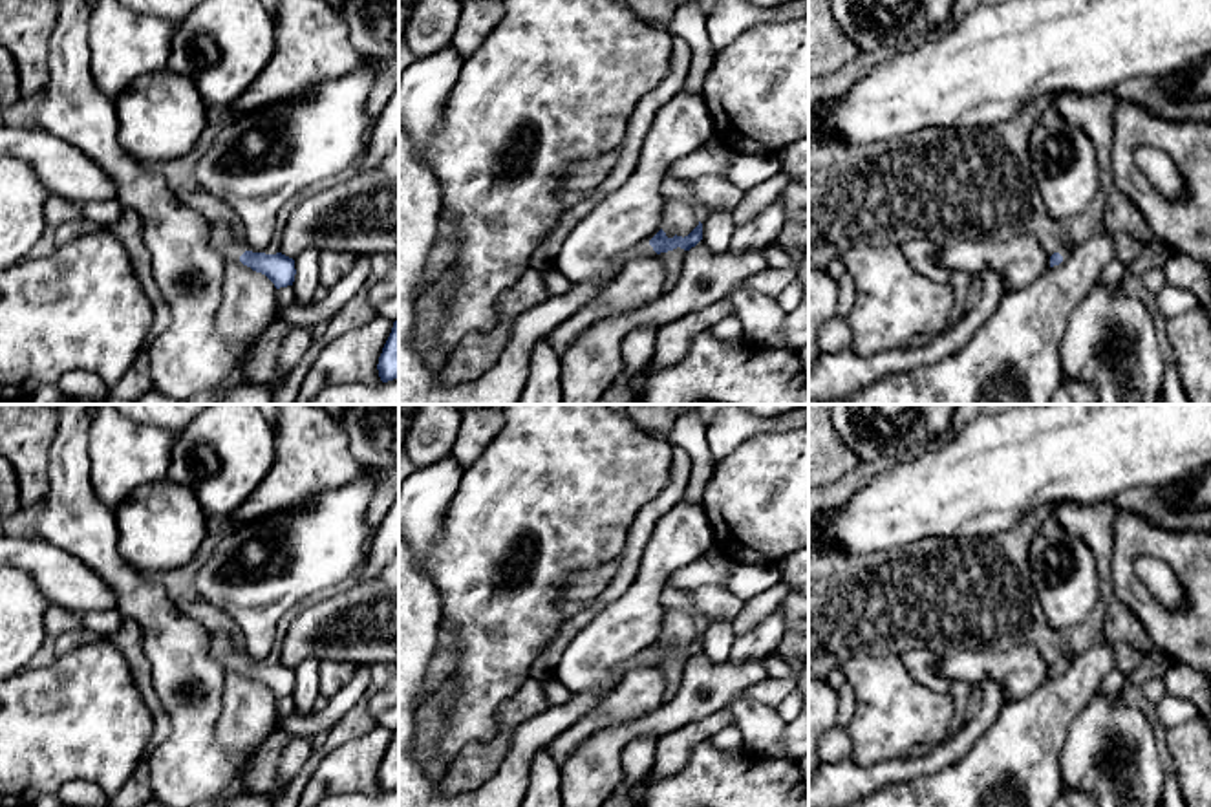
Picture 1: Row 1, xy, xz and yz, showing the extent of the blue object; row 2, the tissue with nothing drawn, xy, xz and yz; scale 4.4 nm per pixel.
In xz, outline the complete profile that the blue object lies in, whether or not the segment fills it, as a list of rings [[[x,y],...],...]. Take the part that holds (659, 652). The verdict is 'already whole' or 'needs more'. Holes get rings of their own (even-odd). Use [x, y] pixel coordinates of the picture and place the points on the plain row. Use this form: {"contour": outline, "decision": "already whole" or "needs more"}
{"contour": [[[699,631],[699,635],[688,644],[688,646],[673,646],[668,648],[666,642],[660,639],[649,651],[638,653],[627,661],[624,661],[622,664],[618,664],[615,668],[615,675],[618,679],[622,679],[631,668],[638,668],[638,666],[649,666],[649,664],[660,664],[660,662],[668,662],[673,661],[677,657],[690,661],[691,657],[695,657],[699,651],[702,650],[702,633]]], "decision": "needs more"}

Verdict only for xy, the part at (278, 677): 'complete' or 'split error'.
split error

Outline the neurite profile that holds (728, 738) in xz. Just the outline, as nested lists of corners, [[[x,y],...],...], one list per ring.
[[[732,725],[713,734],[710,741],[713,747],[726,752],[745,747],[741,732]]]

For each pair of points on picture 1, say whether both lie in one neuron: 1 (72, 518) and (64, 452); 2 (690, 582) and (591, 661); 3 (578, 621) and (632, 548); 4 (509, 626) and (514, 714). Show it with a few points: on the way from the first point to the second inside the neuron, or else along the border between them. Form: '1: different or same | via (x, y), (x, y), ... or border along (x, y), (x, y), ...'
1: same | via (70, 502), (70, 469)
2: different | border along (699, 557), (675, 570), (666, 582)
3: same | via (597, 604), (628, 575), (630, 566)
4: different | border along (529, 676), (498, 709), (500, 731), (496, 734)

